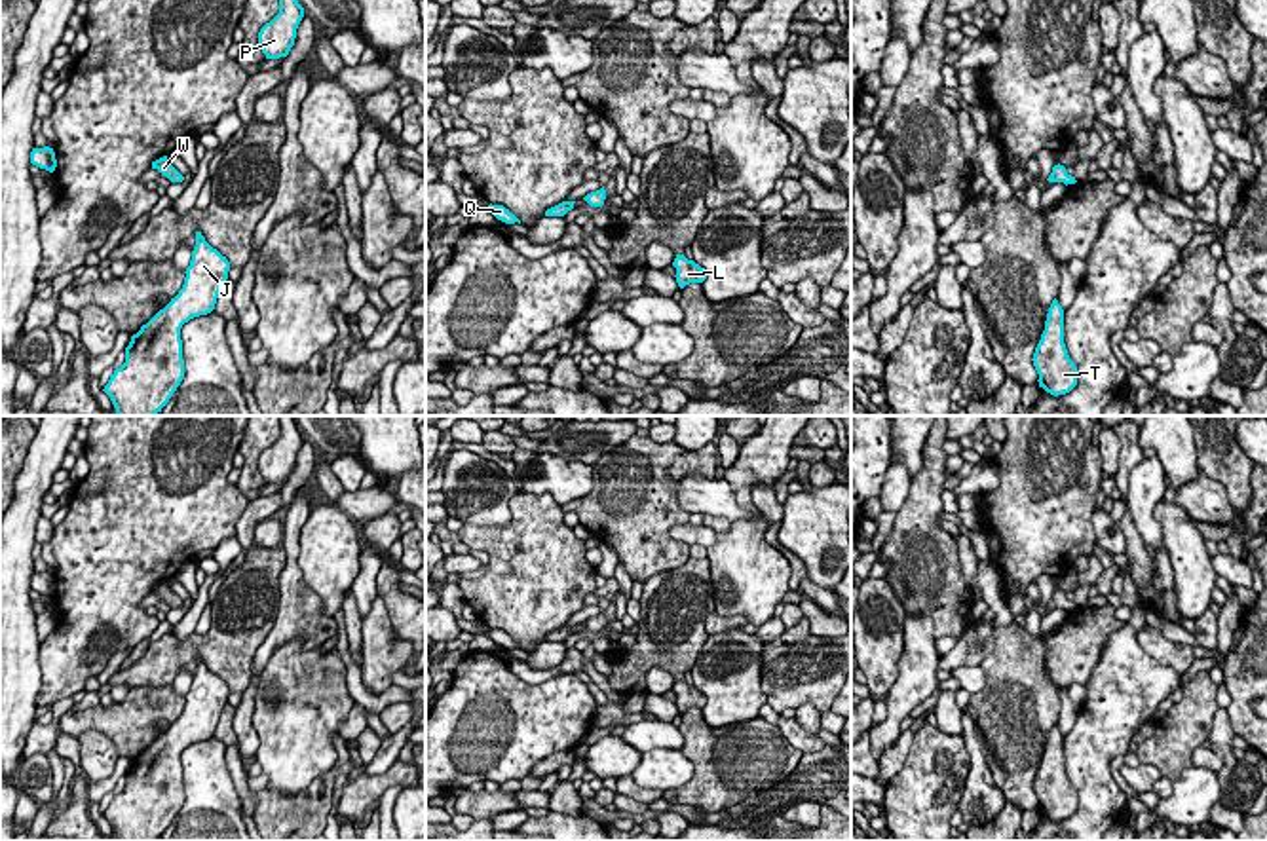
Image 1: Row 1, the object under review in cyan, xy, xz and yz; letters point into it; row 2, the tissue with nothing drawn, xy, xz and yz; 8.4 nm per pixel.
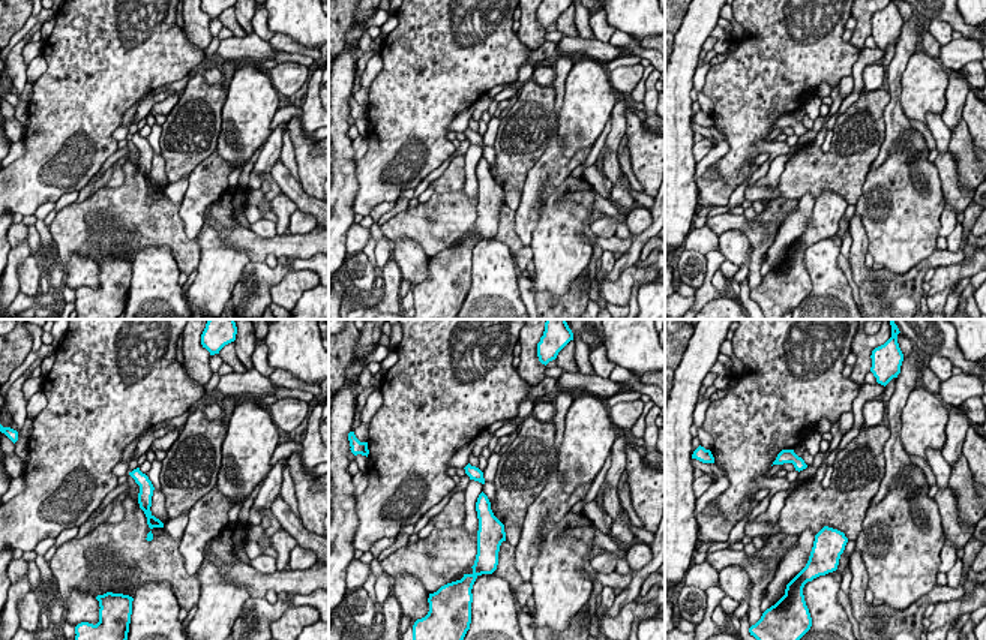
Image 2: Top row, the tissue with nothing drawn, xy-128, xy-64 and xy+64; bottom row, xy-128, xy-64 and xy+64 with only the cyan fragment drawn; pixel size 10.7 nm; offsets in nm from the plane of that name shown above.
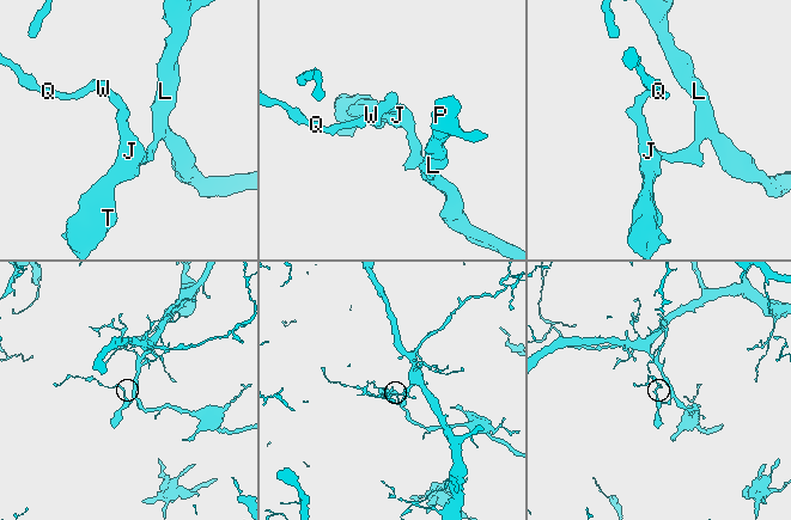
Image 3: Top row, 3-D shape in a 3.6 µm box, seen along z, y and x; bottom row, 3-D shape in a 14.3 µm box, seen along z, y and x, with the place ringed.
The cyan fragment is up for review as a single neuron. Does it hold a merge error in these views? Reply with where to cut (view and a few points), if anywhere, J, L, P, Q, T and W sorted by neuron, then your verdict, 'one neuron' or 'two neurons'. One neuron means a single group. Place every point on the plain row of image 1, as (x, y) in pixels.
cut none; groups J L P Q T W; one neuron

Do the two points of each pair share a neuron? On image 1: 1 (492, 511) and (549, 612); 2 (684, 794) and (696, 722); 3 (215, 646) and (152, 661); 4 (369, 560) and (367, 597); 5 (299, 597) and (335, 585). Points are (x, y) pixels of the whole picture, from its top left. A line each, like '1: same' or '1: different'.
1: different
2: same
3: same
4: same
5: different

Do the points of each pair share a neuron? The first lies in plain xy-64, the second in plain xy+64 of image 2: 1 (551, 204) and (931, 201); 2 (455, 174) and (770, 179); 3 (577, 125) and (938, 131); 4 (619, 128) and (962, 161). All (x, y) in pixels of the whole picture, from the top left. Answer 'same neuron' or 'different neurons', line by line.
1: same neuron
2: different neurons
3: different neurons
4: different neurons

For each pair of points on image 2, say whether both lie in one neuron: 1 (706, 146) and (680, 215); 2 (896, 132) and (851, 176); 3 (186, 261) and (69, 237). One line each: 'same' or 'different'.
1: different
2: different
3: same

